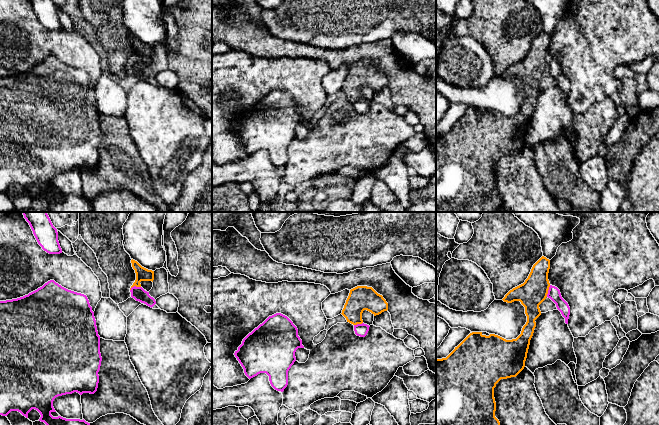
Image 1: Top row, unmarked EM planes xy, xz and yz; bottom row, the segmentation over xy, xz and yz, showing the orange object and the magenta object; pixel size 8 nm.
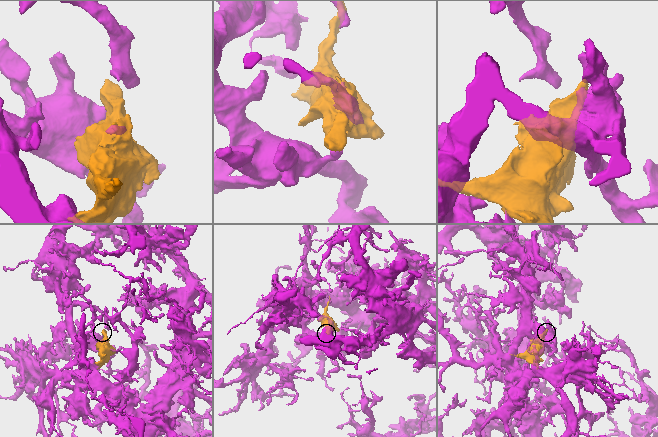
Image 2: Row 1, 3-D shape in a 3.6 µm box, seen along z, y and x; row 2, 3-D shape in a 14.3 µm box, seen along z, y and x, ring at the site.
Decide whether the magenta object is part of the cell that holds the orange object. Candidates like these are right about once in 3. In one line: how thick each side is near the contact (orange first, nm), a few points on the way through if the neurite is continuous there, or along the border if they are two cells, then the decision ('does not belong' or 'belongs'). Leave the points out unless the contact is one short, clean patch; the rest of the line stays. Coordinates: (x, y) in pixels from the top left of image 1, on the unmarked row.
calibres 110 and 110 nm; border xy (140, 62), (133, 62), (130, 66); does not belong

